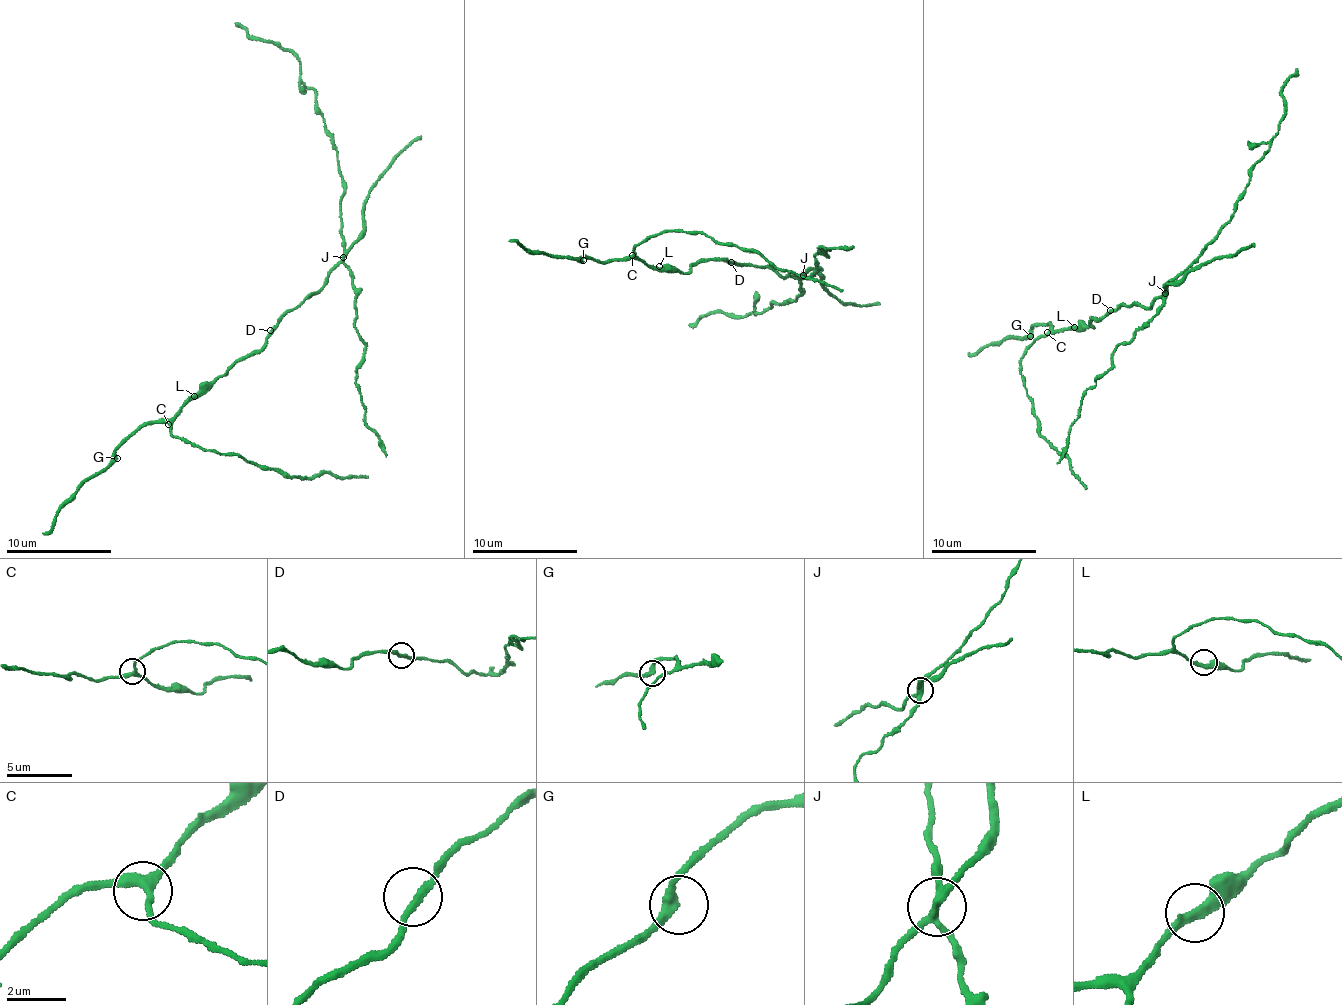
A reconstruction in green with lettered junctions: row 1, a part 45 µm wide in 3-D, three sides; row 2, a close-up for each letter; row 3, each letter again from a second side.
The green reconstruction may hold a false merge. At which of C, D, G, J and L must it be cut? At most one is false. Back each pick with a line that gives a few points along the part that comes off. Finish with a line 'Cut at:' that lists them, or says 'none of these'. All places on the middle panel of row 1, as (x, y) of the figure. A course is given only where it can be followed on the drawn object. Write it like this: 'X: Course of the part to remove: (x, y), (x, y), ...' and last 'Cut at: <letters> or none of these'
J: Course of the part to remove: (803, 274), (800, 295), (771, 308), (743, 317), (710, 313), (687, 326)
Cut at: J

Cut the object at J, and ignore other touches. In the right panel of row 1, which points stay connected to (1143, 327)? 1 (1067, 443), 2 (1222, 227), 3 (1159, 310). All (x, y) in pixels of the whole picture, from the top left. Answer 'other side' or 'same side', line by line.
1: same side
2: same side
3: same side

